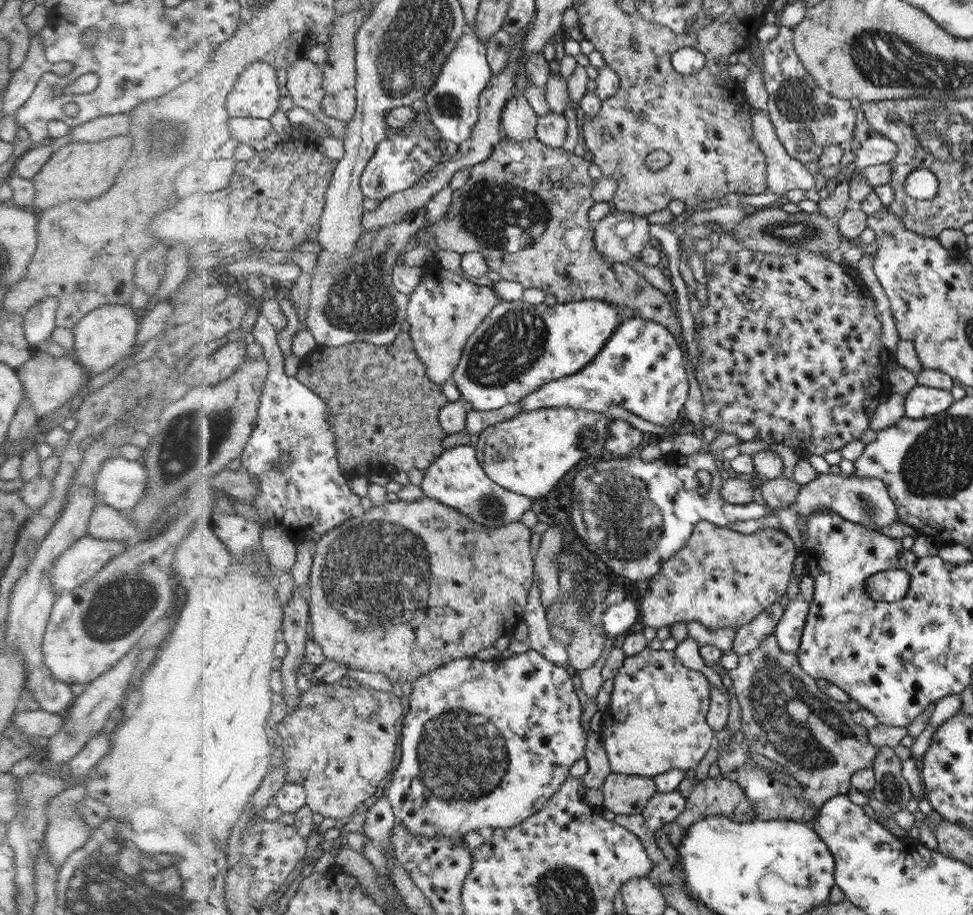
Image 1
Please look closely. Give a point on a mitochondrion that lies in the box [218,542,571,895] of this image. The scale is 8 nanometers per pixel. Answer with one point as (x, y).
(460, 756)

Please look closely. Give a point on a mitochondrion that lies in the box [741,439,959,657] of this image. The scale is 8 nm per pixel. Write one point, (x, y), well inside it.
(868, 508)

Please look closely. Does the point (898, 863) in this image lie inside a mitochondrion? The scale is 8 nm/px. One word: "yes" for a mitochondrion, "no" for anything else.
no

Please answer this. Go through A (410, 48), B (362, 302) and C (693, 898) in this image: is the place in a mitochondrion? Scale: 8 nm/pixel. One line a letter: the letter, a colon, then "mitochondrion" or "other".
A: mitochondrion
B: mitochondrion
C: other

